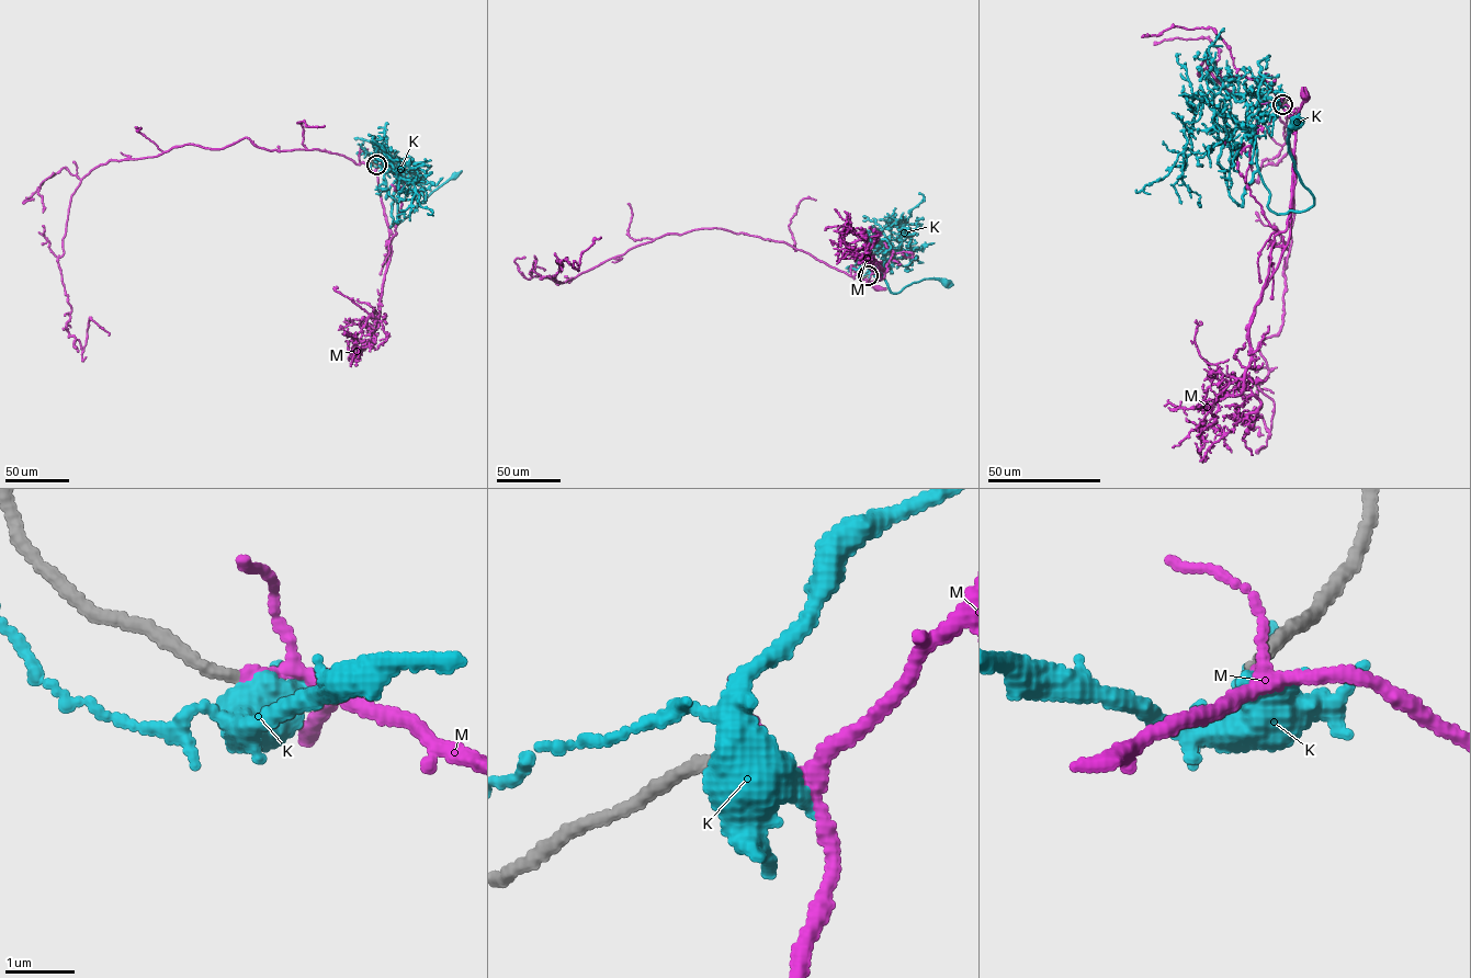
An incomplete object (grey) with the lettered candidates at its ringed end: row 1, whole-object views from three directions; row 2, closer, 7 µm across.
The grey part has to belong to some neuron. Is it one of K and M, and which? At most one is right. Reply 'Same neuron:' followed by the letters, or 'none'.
Same neuron: M

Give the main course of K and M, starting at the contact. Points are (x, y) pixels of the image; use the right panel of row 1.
K: (1282, 104), (1260, 102), (1246, 111), (1267, 206), (1276, 214), (1313, 204), (1289, 152), (1294, 123)
M: (1282, 104), (1293, 109), (1294, 133), (1297, 113), (1304, 95)

